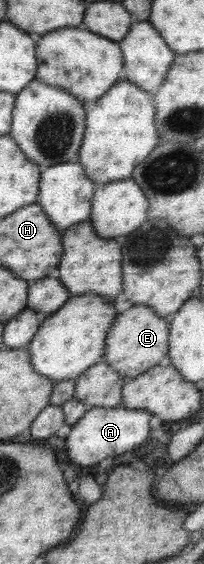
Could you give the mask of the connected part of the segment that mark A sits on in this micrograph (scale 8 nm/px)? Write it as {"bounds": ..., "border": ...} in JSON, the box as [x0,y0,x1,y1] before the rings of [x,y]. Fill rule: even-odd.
{"bounds":[60,406,152,465],"border":[[[121,406],[114,408],[90,408],[72,425],[69,435],[60,443],[67,443],[67,455],[73,463],[95,465],[105,457],[115,457],[127,453],[141,445],[149,435],[149,421],[152,413],[142,409],[127,409]]]}

